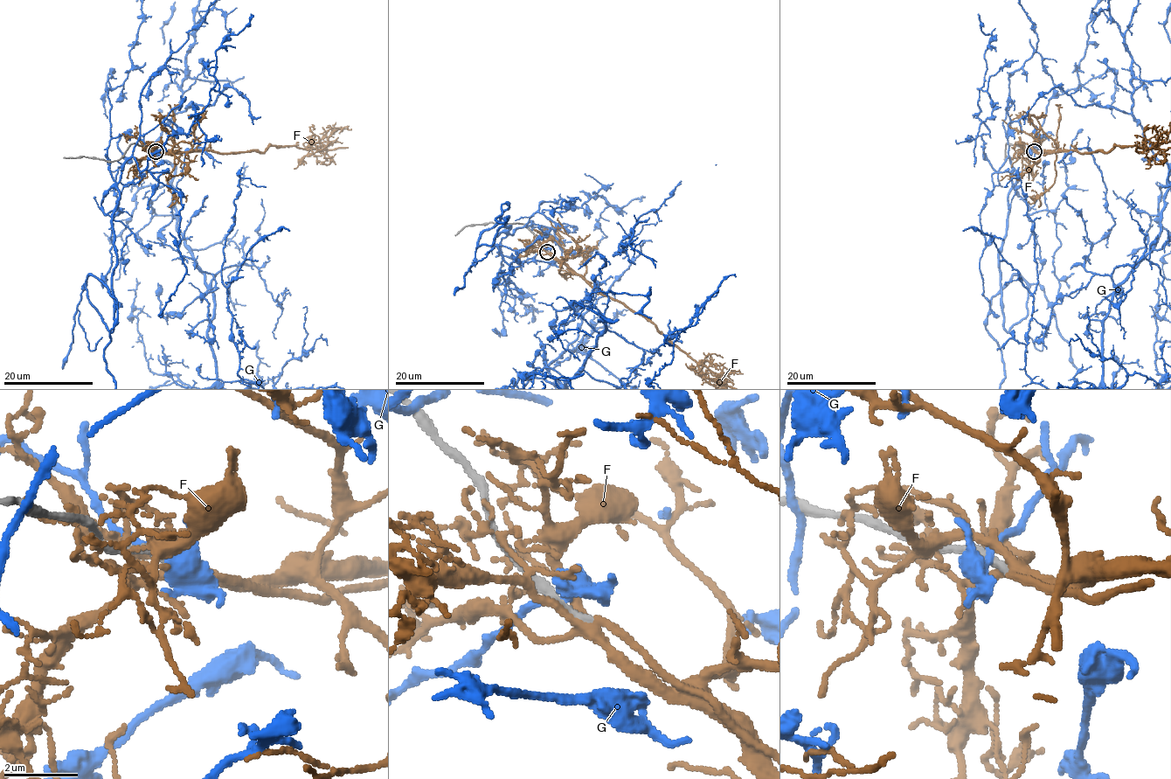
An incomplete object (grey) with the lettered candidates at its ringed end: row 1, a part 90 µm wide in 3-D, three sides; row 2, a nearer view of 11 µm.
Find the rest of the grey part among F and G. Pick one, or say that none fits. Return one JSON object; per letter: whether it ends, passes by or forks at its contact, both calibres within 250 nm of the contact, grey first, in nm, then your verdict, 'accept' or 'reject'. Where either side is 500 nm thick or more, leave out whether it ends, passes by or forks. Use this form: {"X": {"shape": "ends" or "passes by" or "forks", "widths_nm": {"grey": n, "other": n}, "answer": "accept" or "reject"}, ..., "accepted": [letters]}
{"F": {"shape": "forks", "widths_nm": {"grey": 280, "other": 280}, "answer": "accept"}, "G": {"shape": "forks", "widths_nm": {"grey": 240, "other": 260}, "answer": "reject"}, "accepted": ["F"]}

